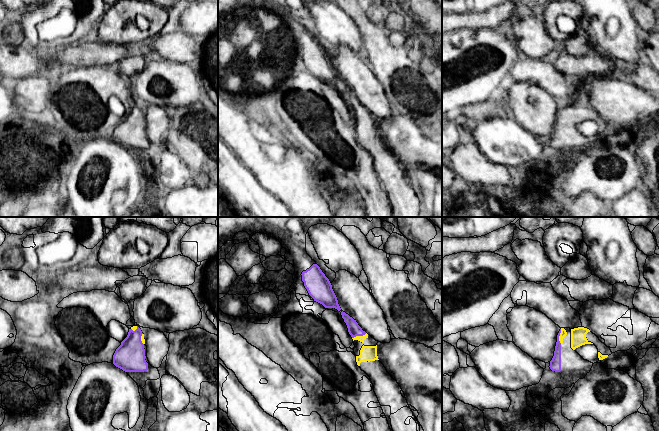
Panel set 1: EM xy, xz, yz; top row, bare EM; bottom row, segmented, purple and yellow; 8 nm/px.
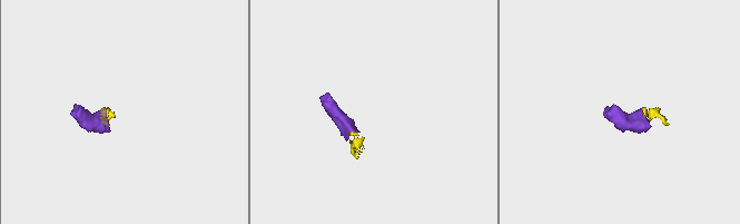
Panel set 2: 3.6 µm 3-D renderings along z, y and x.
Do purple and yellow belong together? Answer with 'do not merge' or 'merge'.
merge

